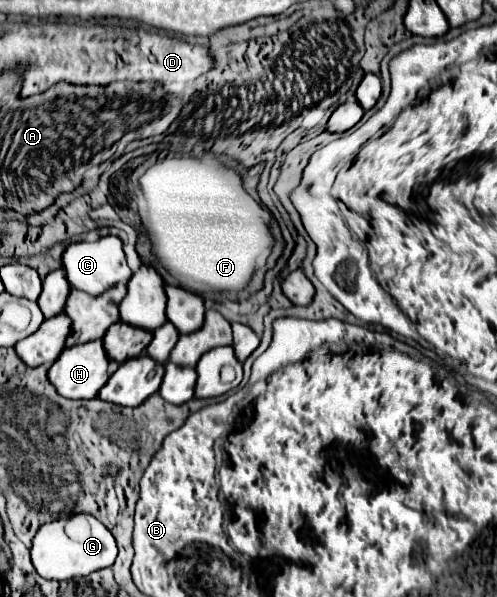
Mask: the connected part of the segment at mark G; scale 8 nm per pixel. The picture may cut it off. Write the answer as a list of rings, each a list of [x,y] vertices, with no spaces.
[[[75,514],[69,518],[43,524],[31,546],[33,566],[39,576],[47,580],[67,580],[73,576],[87,576],[95,570],[113,566],[117,556],[117,544],[113,534],[91,514]]]

